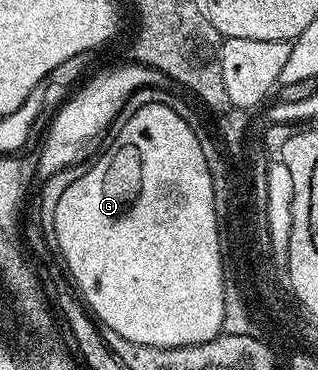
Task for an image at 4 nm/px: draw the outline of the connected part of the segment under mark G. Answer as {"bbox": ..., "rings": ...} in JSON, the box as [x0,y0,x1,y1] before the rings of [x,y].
{"bbox":[55,103,224,349],"rings":[[[155,103],[139,108],[131,121],[124,125],[124,131],[113,142],[108,143],[93,163],[91,172],[68,187],[63,196],[59,196],[58,208],[55,209],[55,236],[59,240],[61,254],[65,258],[68,277],[75,283],[85,305],[95,315],[96,321],[106,331],[118,334],[133,343],[134,346],[154,346],[167,349],[176,346],[198,346],[218,337],[224,324],[224,264],[220,254],[220,232],[217,231],[215,196],[213,195],[211,172],[204,159],[198,131],[189,126],[183,116],[177,116],[163,104]]]}

